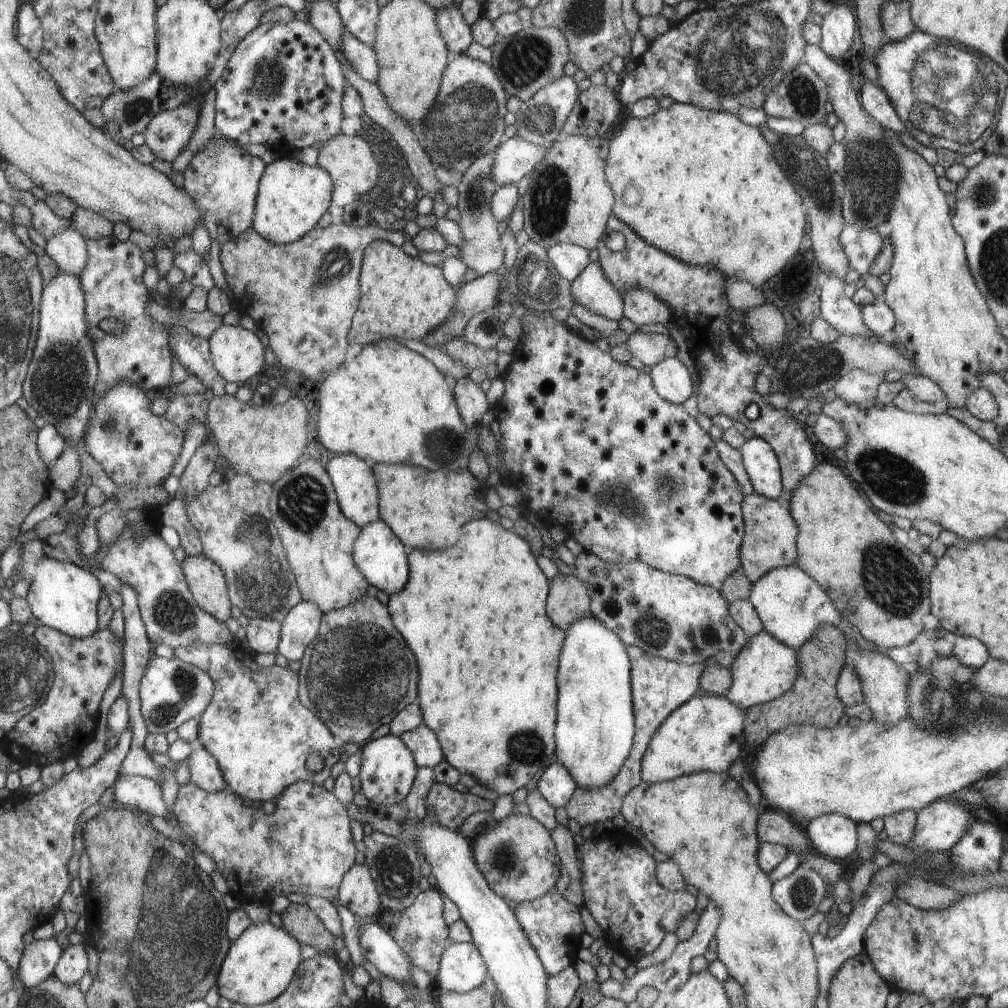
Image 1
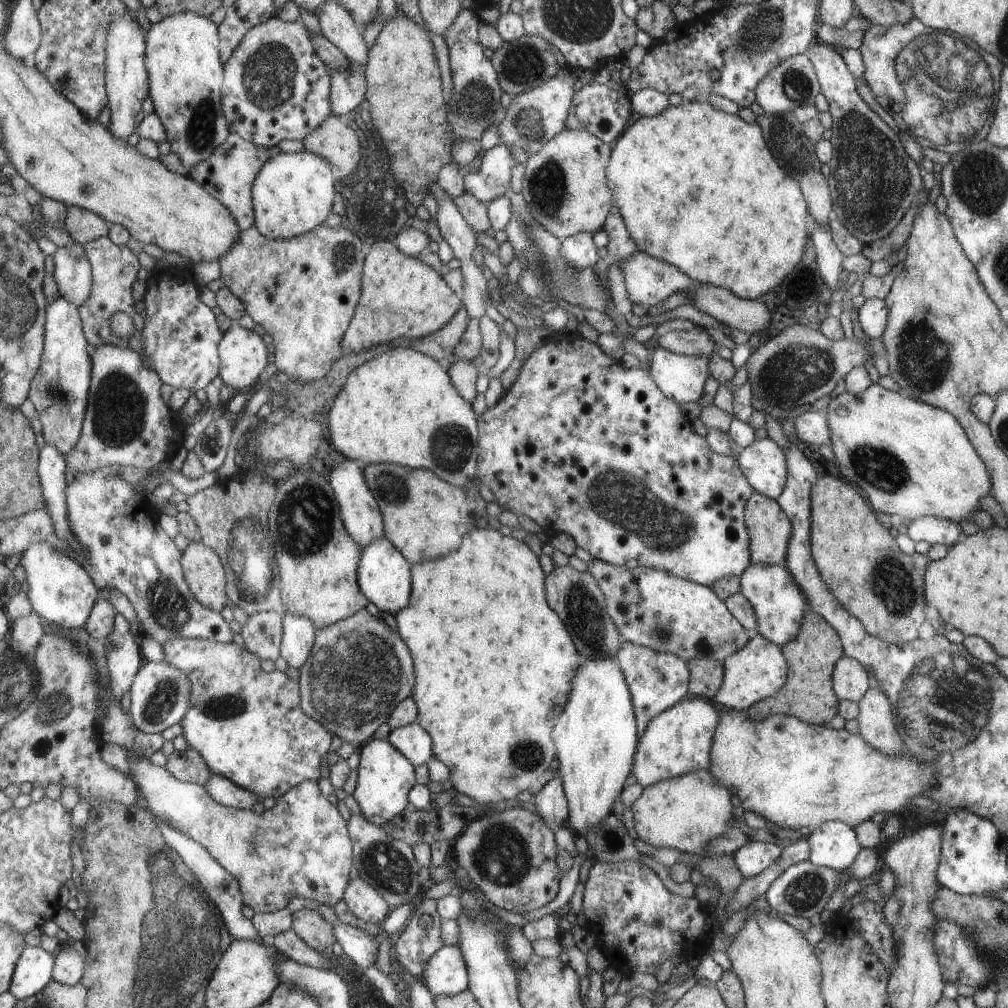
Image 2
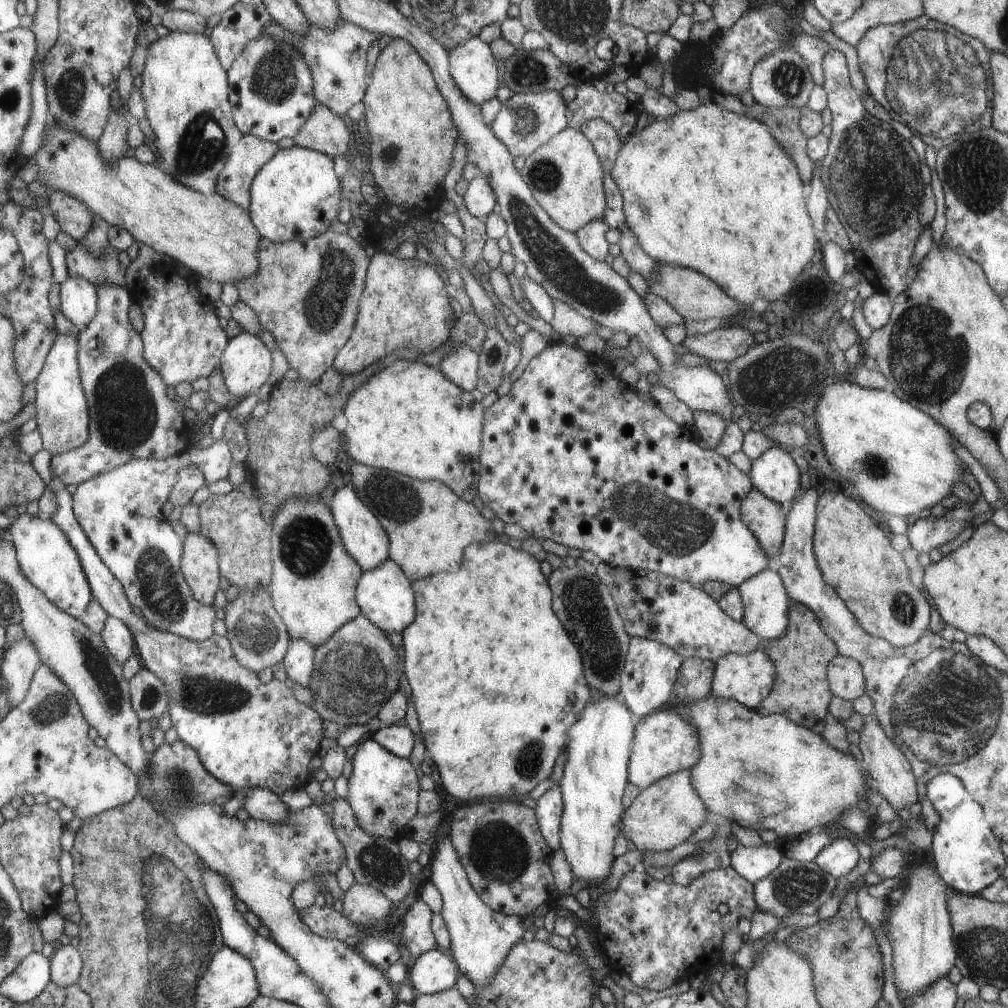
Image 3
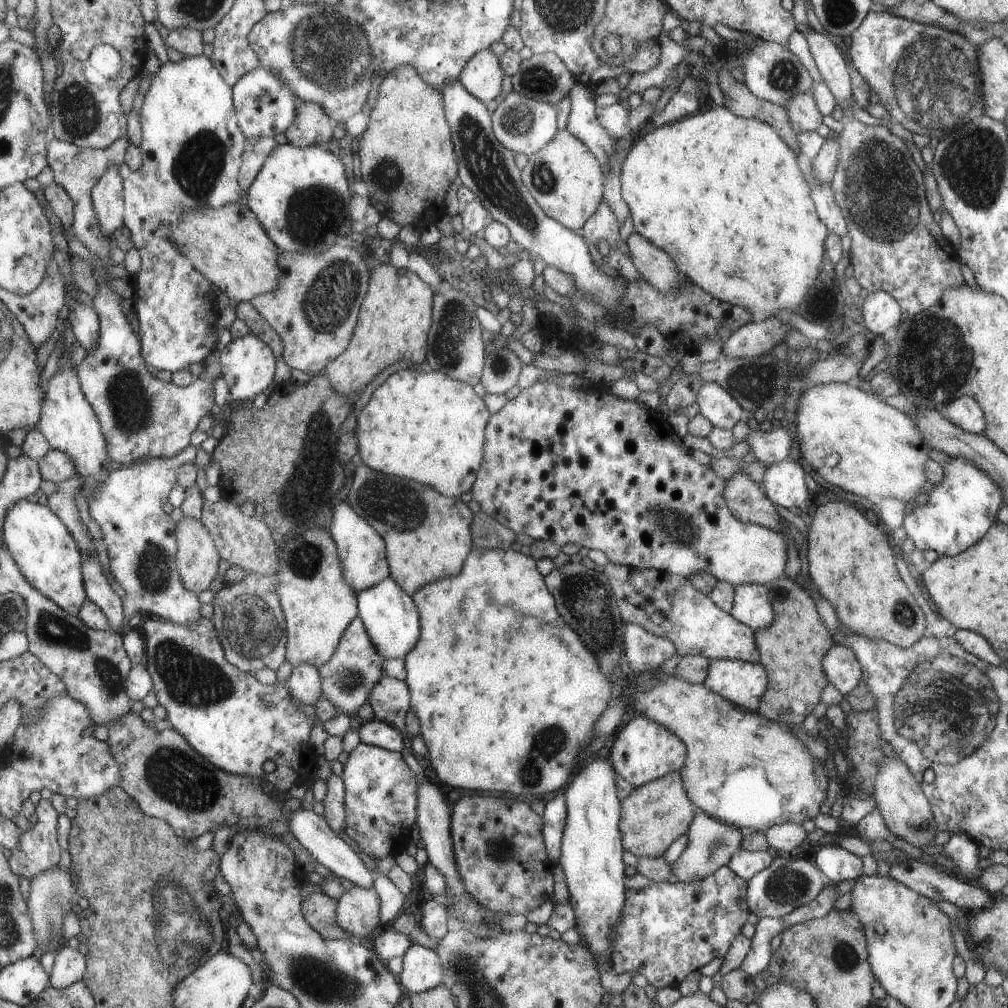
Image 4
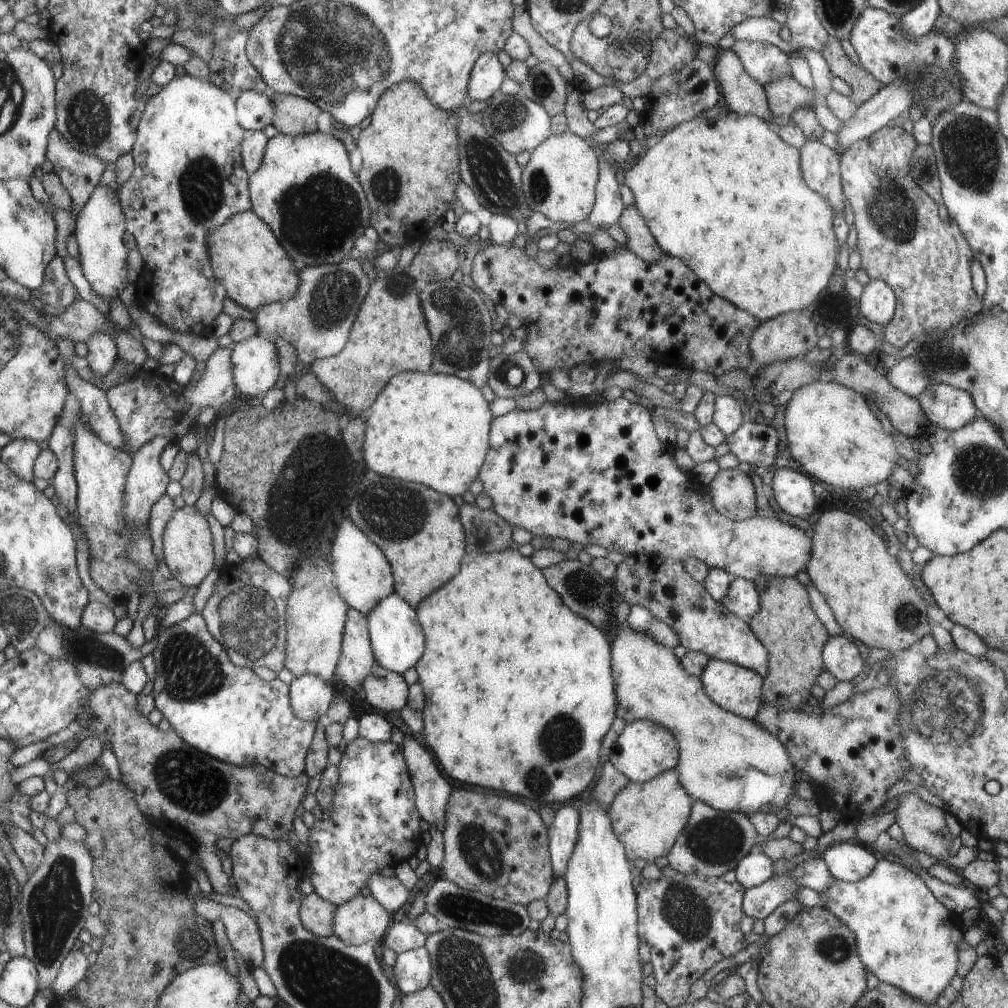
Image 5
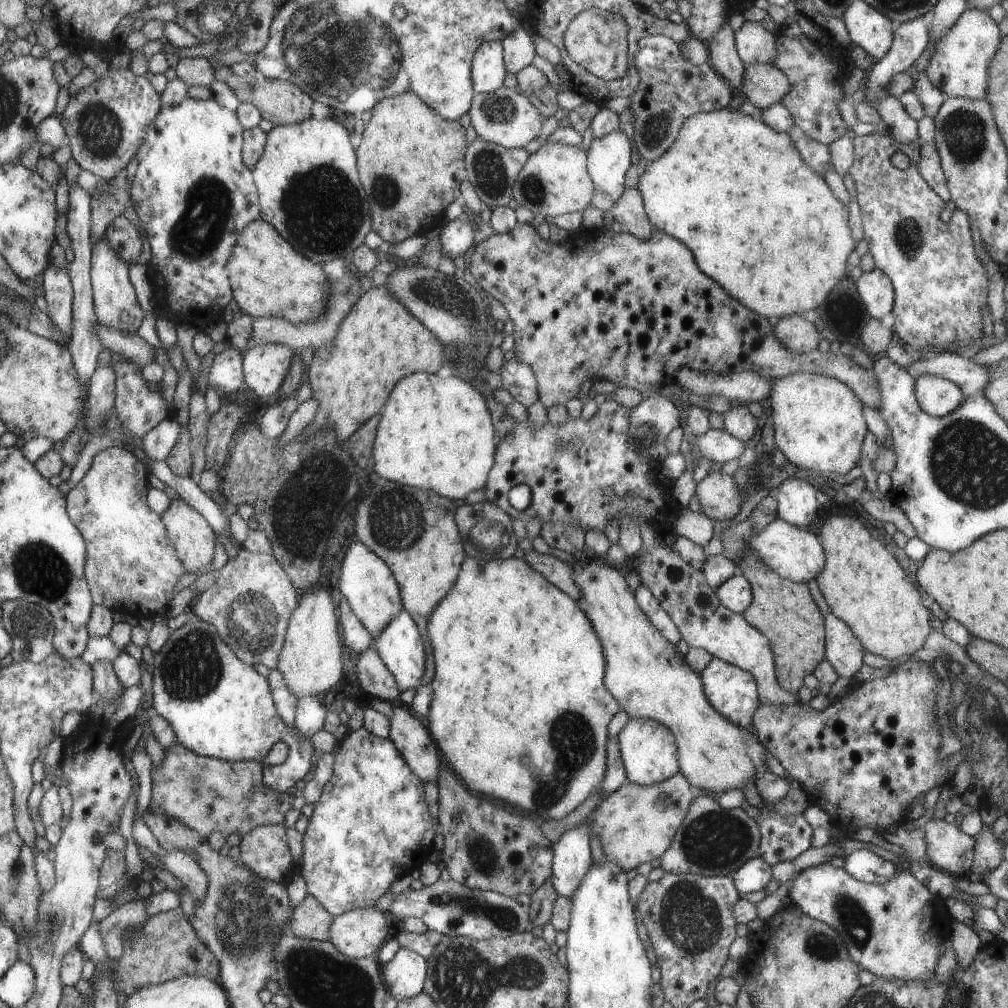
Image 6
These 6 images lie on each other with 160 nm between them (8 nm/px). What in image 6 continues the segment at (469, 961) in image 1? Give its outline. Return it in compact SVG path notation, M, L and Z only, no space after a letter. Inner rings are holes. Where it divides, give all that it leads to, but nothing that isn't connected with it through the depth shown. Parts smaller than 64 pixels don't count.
M397 947L397 952L395 952L393 958L383 966L382 974L389 994L399 1002L413 999L422 992L426 980L426 970L426 960L422 956L408 948Z

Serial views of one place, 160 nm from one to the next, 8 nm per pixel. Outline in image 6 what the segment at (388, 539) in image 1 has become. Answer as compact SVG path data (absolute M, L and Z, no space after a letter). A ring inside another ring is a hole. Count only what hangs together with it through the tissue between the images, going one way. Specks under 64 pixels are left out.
M402 608L393 619L387 623L385 631L379 635L374 642L375 648L380 652L390 673L394 676L398 684L399 694L407 688L414 688L422 684L424 668L429 661L426 646L423 644L422 637L418 633L418 628L412 616Z

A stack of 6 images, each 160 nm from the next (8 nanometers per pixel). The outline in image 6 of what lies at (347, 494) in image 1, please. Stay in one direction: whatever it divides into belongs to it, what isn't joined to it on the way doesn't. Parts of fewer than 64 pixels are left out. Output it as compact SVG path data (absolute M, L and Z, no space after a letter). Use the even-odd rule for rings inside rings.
M361 541L352 542L345 553L340 575L340 588L343 596L347 597L355 614L362 620L365 628L377 640L387 628L387 623L402 610L401 590L394 579L387 563L375 554Z

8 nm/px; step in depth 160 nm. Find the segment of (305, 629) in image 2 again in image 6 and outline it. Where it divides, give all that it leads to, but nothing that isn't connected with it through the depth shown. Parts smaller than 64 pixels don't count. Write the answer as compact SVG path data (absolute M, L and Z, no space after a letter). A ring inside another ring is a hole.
M306 696L297 700L295 728L306 737L324 730L329 706L321 703L321 696Z

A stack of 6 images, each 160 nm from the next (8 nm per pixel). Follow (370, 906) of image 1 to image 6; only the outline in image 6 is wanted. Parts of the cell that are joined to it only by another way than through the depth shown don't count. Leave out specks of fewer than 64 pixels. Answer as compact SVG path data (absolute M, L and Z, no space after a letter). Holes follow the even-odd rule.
M377 907L356 908L335 917L330 928L331 941L337 948L352 959L375 958L381 948L389 946L385 941L391 936L391 916L385 916Z

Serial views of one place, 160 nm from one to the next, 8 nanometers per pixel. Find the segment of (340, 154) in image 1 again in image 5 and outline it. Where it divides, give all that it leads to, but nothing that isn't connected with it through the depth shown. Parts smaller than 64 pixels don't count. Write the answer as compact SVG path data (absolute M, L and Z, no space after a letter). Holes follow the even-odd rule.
M272 92L275 99L275 122L278 133L299 136L317 132L317 120L323 110L313 101L291 94Z

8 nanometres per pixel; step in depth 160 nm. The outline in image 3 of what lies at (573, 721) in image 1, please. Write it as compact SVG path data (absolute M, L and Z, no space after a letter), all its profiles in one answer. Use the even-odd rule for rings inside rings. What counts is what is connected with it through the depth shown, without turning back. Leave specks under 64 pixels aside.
M604 694L595 704L586 706L578 719L571 724L568 732L567 760L558 787L562 793L561 847L573 876L588 881L591 885L599 885L607 878L613 862L613 838L617 836L619 814L625 812L621 806L621 794L627 784L627 767L629 766L630 746L633 743L634 726L637 719L633 717L619 696Z

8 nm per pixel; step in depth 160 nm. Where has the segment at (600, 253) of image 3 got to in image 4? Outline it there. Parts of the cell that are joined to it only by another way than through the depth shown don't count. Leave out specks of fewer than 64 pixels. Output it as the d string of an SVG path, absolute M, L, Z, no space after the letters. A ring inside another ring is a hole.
M601 200L593 215L579 229L587 244L596 246L597 240L604 238L609 248L615 249L619 224L609 205Z

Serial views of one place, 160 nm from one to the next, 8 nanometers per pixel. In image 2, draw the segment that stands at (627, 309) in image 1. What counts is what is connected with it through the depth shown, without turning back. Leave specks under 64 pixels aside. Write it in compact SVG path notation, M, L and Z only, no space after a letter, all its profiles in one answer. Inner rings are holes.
M637 251L635 254L631 254L619 266L621 266L620 270L623 272L625 278L625 292L628 300L631 302L629 303L630 306L632 304L640 305L647 313L651 308L661 305L674 292L706 285L682 274L675 266L659 261L643 252Z

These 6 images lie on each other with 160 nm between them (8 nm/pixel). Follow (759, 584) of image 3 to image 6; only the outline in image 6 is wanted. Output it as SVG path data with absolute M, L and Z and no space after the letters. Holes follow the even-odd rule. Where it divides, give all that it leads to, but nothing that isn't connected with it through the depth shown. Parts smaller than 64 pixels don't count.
M735 573L730 579L714 588L716 597L731 612L742 613L750 606L753 599L750 584L745 577Z

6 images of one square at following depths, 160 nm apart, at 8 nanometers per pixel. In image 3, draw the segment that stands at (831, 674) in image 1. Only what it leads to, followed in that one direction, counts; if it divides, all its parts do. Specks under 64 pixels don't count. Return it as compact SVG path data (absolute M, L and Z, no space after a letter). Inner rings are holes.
M790 600L786 631L765 644L766 655L775 667L774 684L770 694L753 710L760 714L778 714L806 729L811 729L827 714L832 697L829 678L826 676L829 662L837 654L835 643L823 632L818 617L799 601Z

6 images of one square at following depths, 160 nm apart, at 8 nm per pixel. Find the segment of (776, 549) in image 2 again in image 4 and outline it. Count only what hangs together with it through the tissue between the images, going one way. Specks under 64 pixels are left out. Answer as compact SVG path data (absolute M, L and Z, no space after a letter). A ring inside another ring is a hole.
M736 472L725 480L725 499L730 512L743 523L763 525L779 531L779 515L758 484L745 473Z

